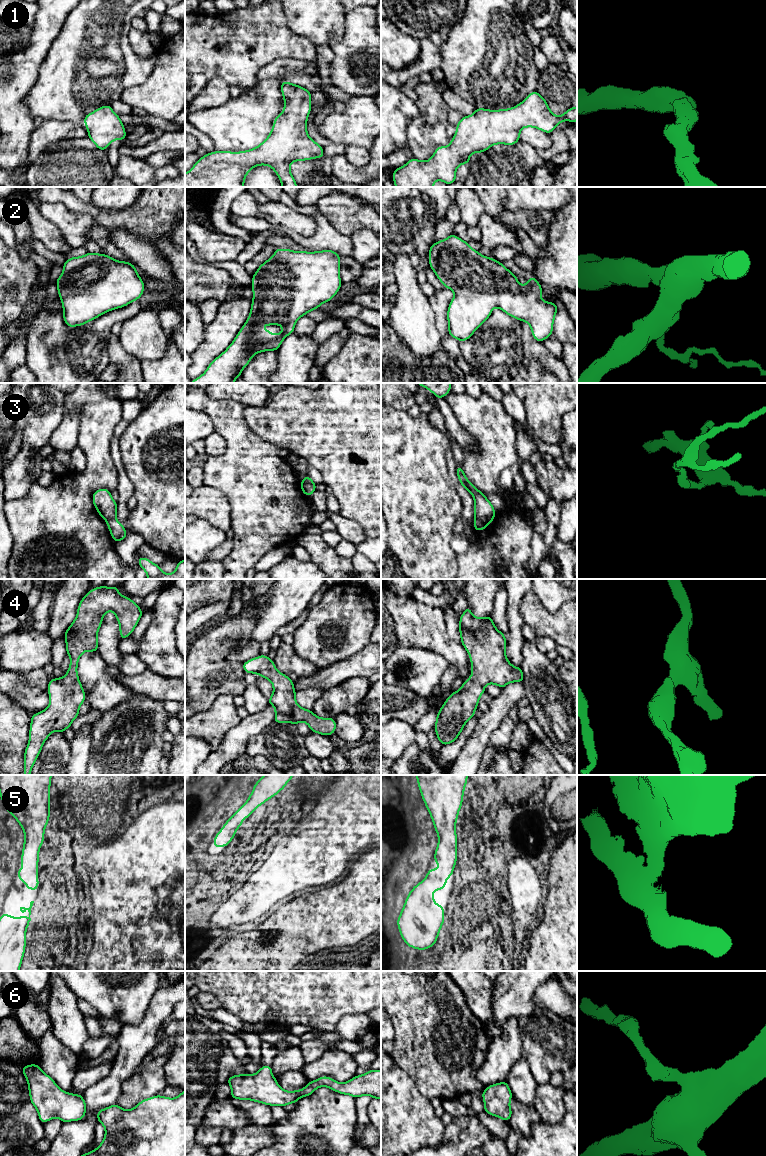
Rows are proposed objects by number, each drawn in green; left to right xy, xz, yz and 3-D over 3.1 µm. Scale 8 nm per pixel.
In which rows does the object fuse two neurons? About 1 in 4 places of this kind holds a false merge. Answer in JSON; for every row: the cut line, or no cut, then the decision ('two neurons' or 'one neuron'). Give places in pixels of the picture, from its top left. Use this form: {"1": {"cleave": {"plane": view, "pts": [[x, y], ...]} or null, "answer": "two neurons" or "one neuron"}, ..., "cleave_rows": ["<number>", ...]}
{"1": {"cleave": null, "answer": "one neuron"}, "2": {"cleave": null, "answer": "one neuron"}, "3": {"cleave": {"plane": "xz", "pts": [[302, 479], [315, 485]]}, "answer": "two neurons"}, "4": {"cleave": null, "answer": "one neuron"}, "5": {"cleave": null, "answer": "one neuron"}, "6": {"cleave": null, "answer": "one neuron"}, "cleave_rows": ["3"]}

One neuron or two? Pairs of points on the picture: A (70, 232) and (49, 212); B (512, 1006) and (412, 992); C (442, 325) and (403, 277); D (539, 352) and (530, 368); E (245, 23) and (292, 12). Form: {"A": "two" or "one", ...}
{"A": "one", "B": "two", "C": "two", "D": "one", "E": "two"}

